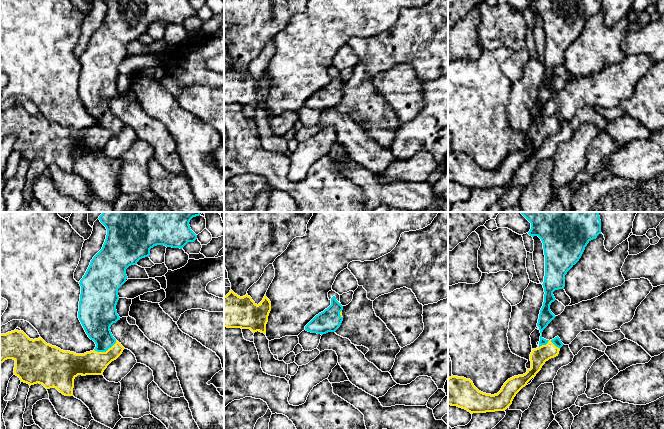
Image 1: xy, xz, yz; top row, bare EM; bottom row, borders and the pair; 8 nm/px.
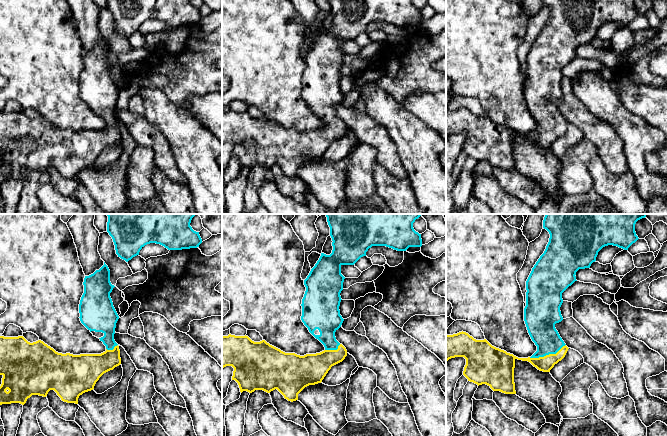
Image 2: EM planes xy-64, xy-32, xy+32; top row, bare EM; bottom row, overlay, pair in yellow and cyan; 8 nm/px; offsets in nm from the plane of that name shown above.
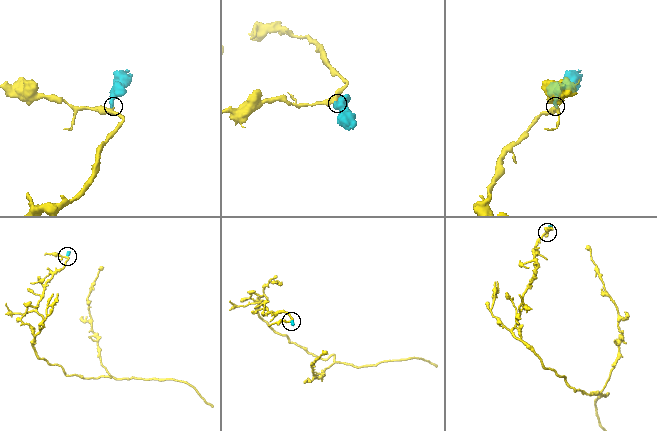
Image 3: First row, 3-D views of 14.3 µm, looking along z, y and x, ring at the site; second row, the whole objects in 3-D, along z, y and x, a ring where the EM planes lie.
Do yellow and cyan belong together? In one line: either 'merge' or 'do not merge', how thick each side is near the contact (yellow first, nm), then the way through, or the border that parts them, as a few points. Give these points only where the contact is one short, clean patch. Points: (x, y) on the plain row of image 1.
merge; calibres 190 and 220 nm; way xy (90, 139), (95, 138), (106, 127), (105, 117), (96, 98)

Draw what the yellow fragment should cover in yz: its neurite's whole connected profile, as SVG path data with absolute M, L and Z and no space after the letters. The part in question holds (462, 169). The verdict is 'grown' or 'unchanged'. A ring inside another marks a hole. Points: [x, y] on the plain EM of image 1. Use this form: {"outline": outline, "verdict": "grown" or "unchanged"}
{"outline": "M531 0L528 10L532 13L538 12L542 19L545 31L545 52L543 58L544 78L540 86L537 102L541 112L539 123L533 125L530 130L531 144L523 151L514 152L508 155L501 166L494 171L479 167L470 155L451 152L448 154L448 181L465 185L471 190L504 187L511 180L516 170L536 152L542 142L551 134L558 132L560 124L564 121L557 112L552 116L542 113L543 106L556 93L550 86L550 81L556 75L553 68L565 63L565 51L579 37L587 20L601 10L601 0Z", "verdict": "grown"}

